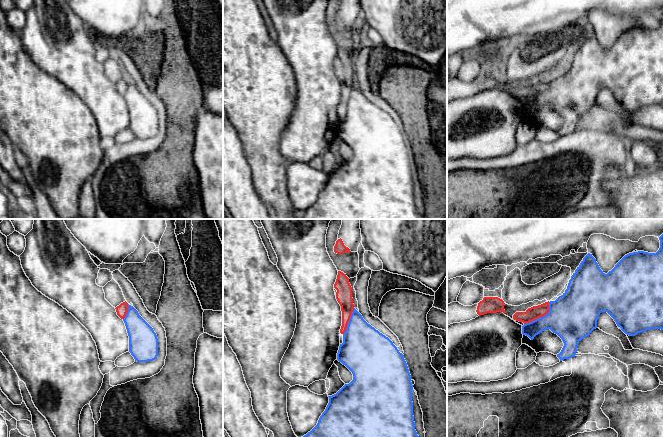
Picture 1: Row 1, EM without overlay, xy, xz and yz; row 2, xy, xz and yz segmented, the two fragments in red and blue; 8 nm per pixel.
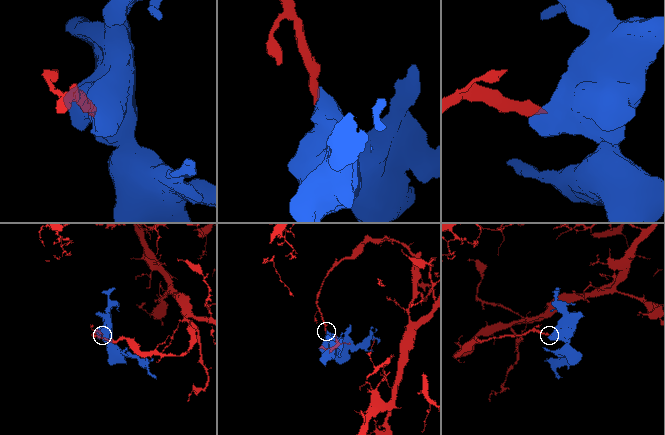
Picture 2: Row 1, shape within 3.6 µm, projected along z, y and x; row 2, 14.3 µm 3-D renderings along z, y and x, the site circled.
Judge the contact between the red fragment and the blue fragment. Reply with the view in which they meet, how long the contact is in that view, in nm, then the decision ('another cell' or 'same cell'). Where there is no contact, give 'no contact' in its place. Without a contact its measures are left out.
meets red in yz; contact 280 nm long; another cell

